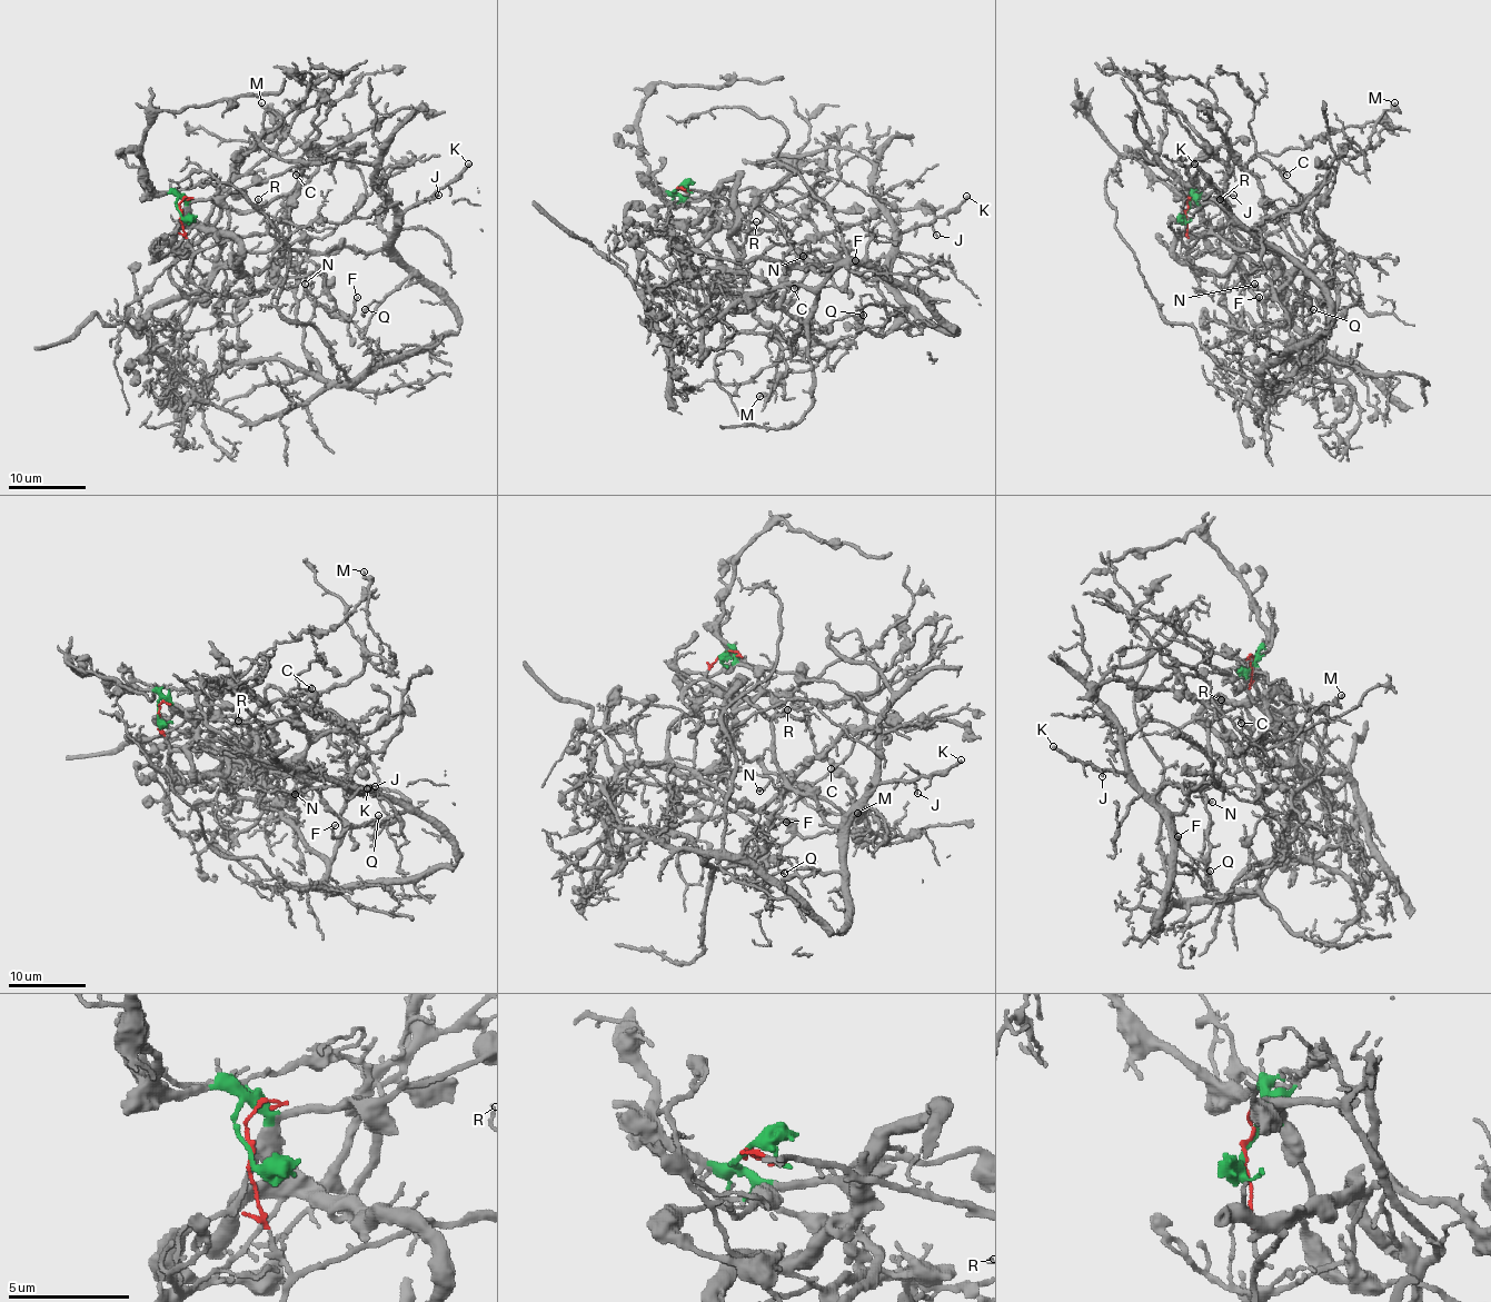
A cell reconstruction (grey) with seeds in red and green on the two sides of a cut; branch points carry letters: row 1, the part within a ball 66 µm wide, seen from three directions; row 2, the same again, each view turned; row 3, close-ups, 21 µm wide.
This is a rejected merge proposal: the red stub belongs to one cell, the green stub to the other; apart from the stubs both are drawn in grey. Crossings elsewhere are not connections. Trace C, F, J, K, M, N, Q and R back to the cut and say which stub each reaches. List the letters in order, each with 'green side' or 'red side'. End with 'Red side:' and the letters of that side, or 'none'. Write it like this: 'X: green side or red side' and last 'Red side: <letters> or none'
C: green side
F: green side
J: red side
K: red side
M: green side
N: green side
Q: red side
R: red side
Red side: J, K, Q, R

